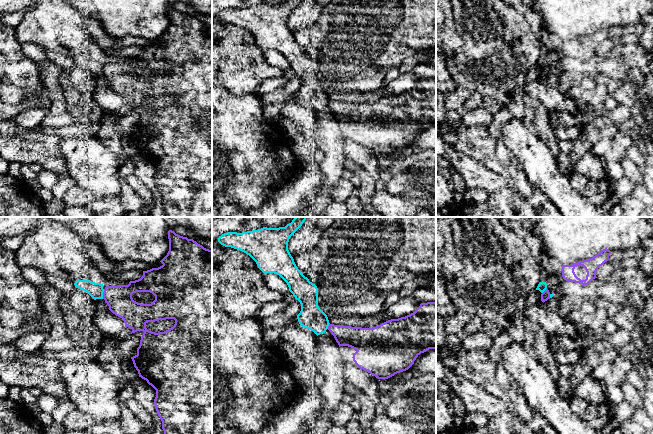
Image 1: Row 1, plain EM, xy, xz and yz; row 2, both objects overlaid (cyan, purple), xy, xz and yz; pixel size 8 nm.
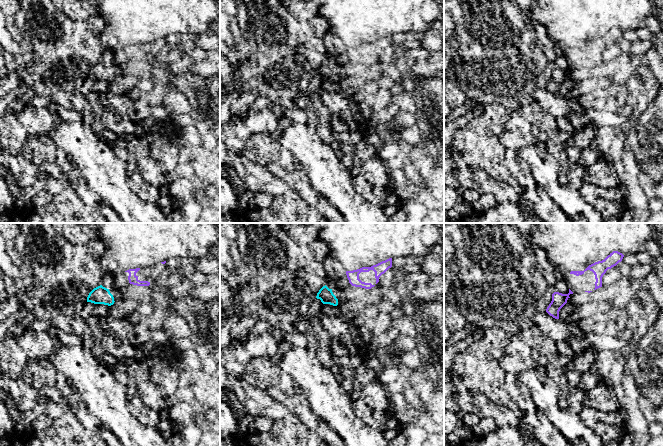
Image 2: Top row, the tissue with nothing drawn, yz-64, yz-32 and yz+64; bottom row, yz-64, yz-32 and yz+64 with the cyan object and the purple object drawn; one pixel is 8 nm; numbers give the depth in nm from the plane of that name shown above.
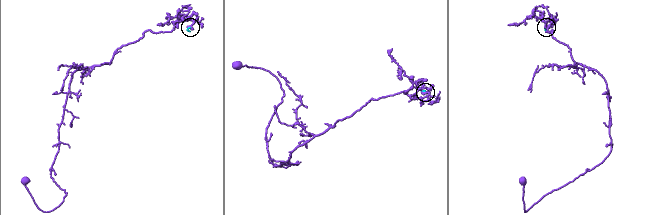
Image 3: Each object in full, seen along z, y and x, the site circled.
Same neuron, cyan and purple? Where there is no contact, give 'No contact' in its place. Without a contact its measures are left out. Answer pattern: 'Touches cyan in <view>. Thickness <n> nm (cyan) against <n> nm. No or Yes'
Touches cyan in xy. Thickness 120 nm (cyan) against 200 nm. No

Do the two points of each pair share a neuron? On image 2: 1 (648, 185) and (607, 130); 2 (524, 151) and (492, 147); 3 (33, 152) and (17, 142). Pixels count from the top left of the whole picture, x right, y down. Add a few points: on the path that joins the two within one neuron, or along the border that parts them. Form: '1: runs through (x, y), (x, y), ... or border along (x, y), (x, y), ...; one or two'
1: runs through (634, 172), (625, 163), (618, 144); one
2: border along (515, 150), (530, 169); two
3: border along (24, 141), (20, 153); two

